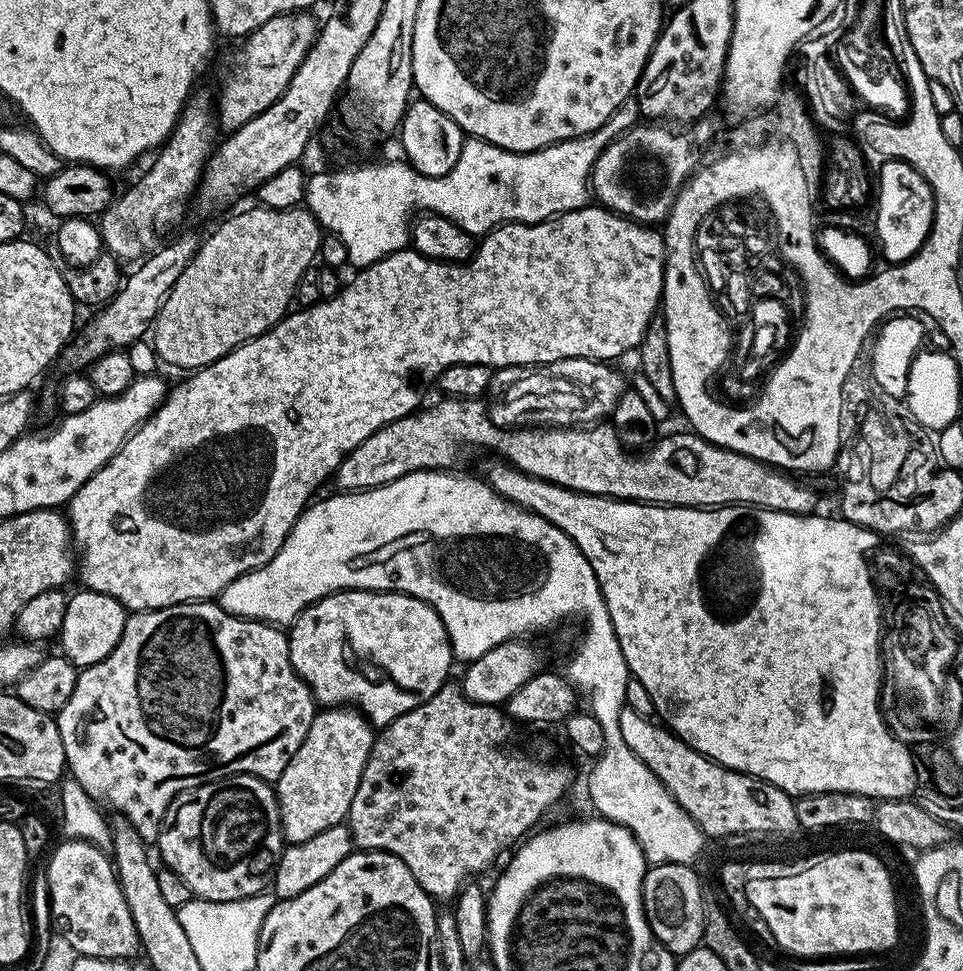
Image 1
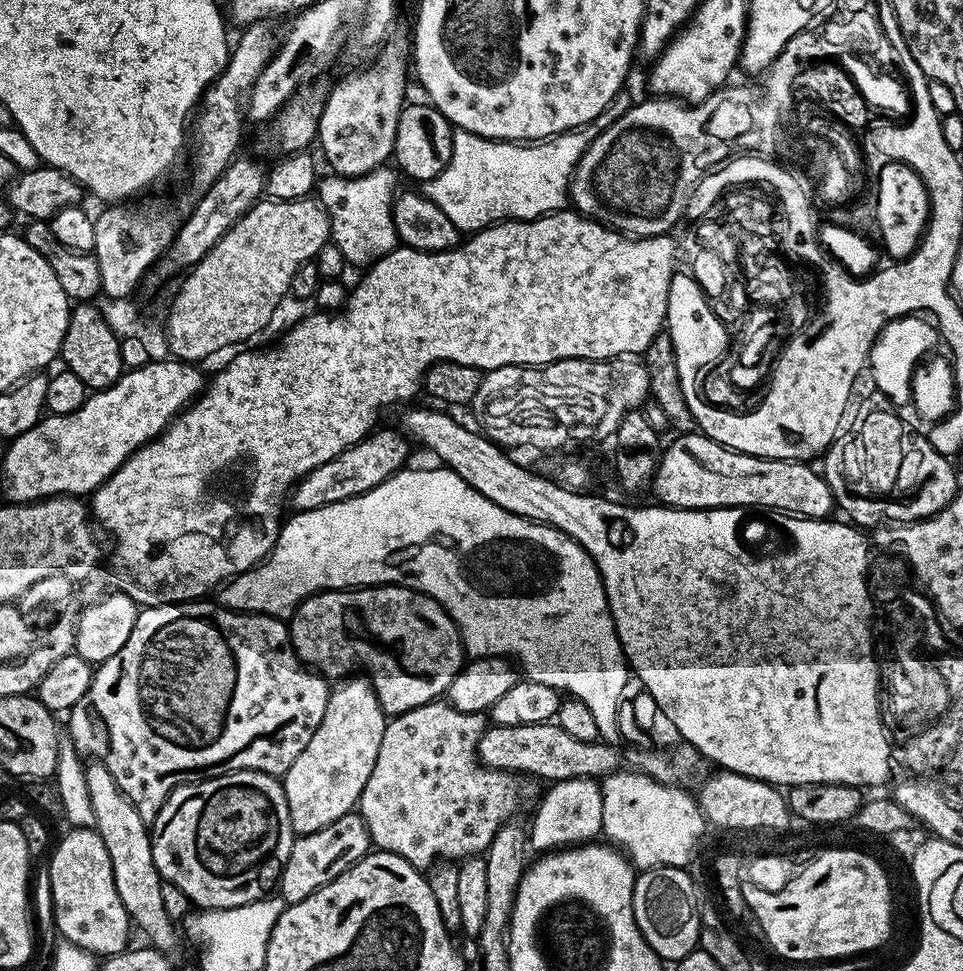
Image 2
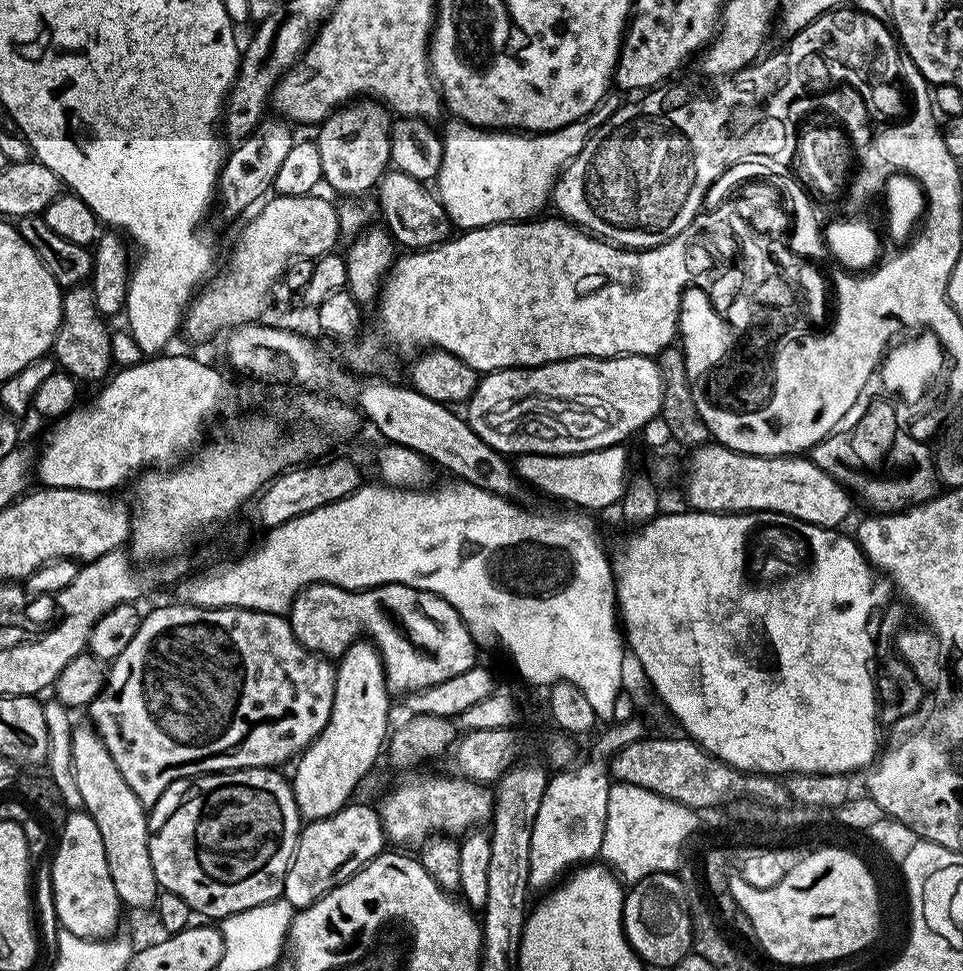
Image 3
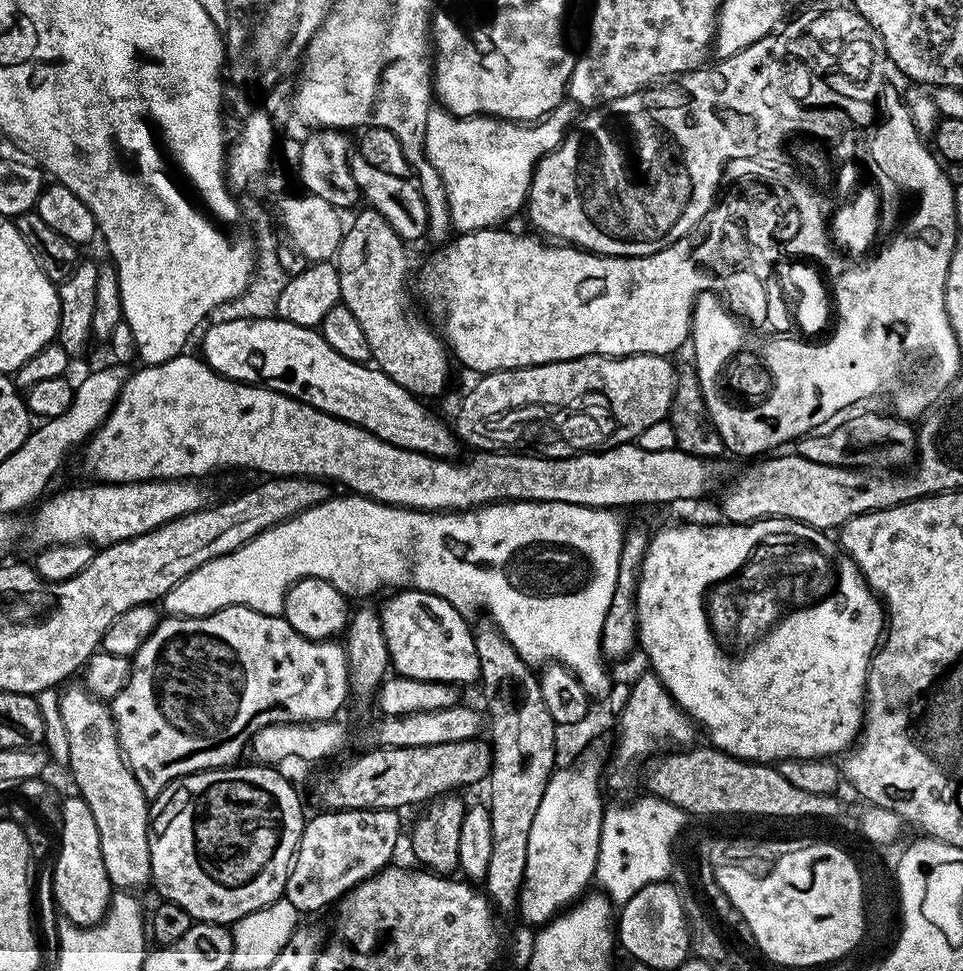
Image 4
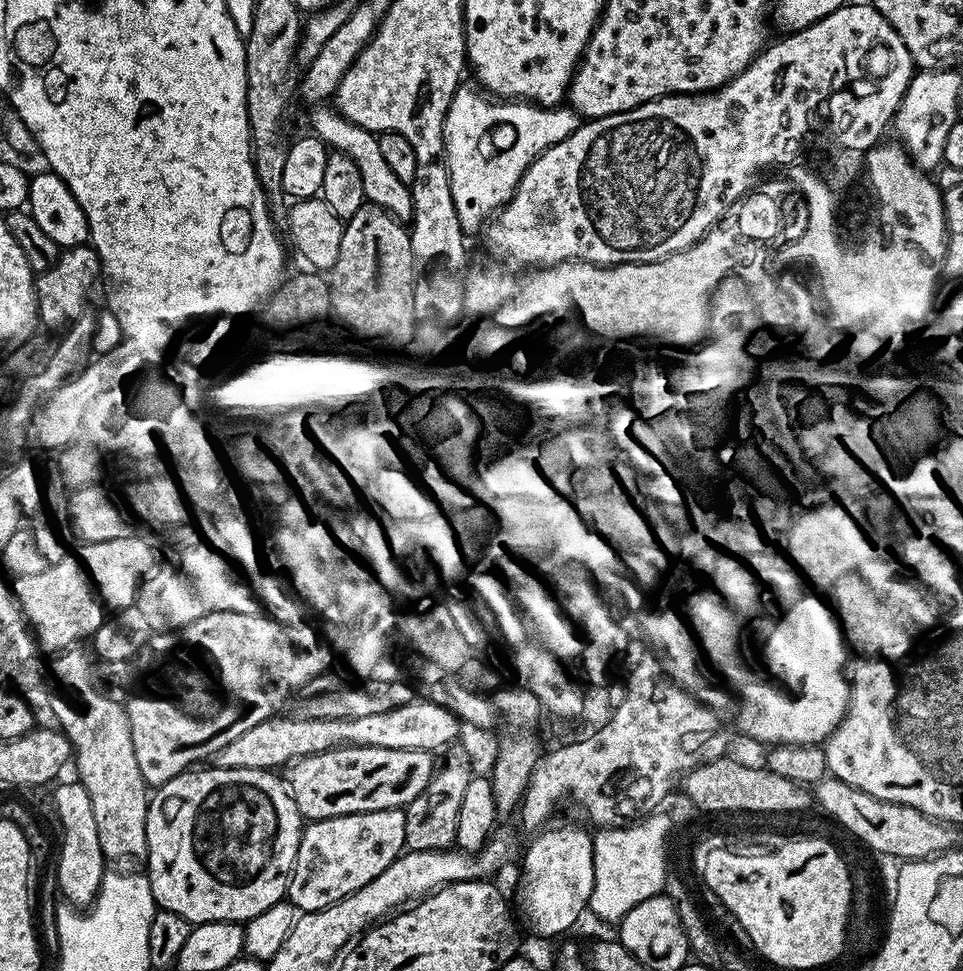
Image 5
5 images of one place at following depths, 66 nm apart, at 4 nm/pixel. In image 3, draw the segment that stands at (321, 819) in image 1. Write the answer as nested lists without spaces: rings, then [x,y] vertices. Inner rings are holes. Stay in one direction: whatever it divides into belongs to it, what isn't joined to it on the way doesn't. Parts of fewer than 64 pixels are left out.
[[[367,638],[355,640],[335,665],[334,702],[324,729],[295,761],[296,773],[290,776],[294,802],[305,821],[321,820],[353,799],[352,791],[371,770],[390,736],[388,696],[384,663],[375,644]]]

